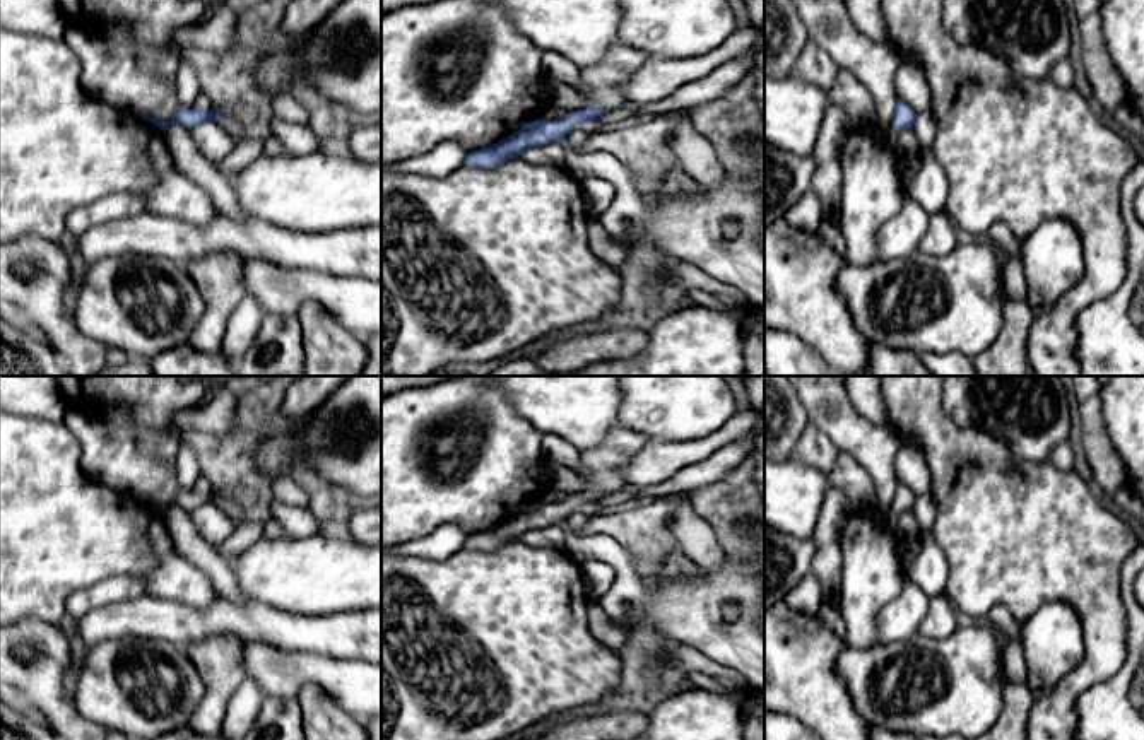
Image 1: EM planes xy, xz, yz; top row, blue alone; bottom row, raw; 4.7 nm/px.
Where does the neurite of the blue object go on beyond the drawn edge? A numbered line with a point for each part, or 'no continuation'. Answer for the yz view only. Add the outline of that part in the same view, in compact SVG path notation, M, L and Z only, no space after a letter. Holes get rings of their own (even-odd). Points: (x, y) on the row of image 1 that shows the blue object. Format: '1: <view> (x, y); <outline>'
no continuation

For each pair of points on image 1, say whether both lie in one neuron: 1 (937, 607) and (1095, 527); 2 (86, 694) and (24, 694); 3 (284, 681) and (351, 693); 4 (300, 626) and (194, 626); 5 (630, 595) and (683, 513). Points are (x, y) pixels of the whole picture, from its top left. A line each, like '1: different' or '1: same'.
1: different
2: different
3: same
4: same
5: different

